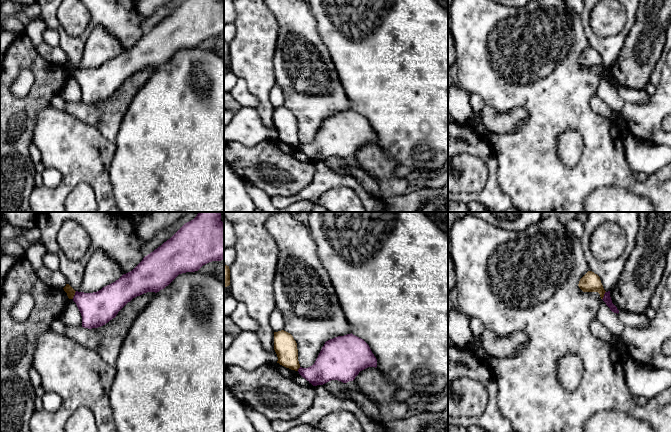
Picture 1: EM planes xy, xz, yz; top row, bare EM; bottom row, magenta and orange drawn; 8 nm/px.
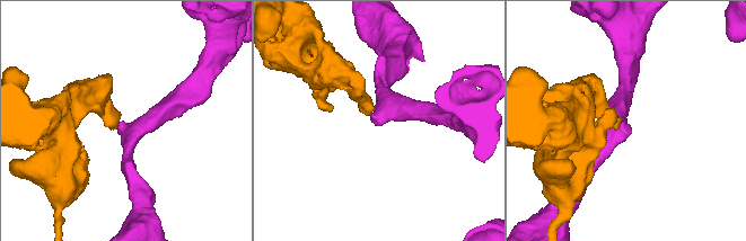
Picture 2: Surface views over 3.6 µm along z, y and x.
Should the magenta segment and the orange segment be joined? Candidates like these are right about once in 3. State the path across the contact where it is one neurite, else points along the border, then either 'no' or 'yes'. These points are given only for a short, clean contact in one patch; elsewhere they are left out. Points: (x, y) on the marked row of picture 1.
border along xy (76, 291), (72, 298); no

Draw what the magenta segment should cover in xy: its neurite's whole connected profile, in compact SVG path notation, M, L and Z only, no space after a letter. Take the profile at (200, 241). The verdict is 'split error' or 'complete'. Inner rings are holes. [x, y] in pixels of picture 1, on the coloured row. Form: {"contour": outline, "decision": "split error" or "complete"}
{"contour": "M199 212L170 239L145 256L132 271L123 274L115 282L93 293L76 291L73 301L81 313L82 327L101 327L115 318L133 298L147 292L157 293L179 274L195 272L209 262L221 260L224 260L224 223L221 221L221 212Z", "decision": "complete"}

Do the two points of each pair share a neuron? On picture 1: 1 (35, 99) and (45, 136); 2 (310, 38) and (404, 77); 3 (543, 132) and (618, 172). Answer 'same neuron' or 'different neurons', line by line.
1: different neurons
2: different neurons
3: same neuron

